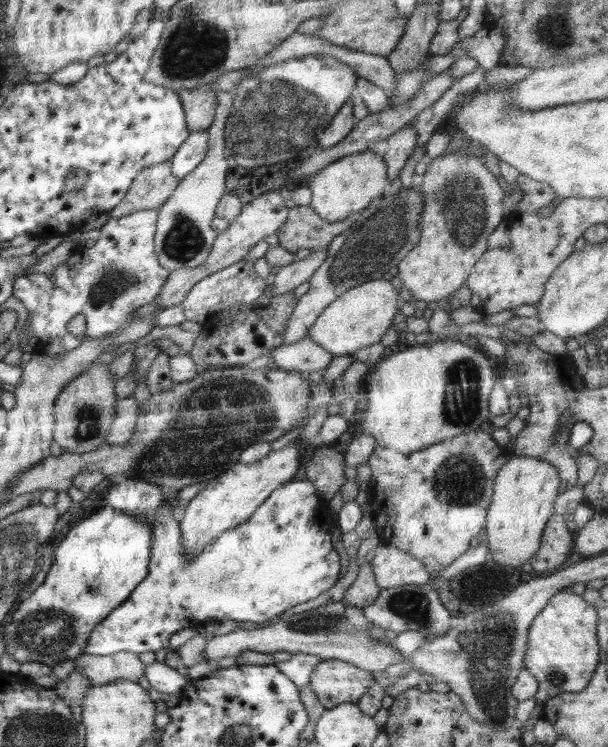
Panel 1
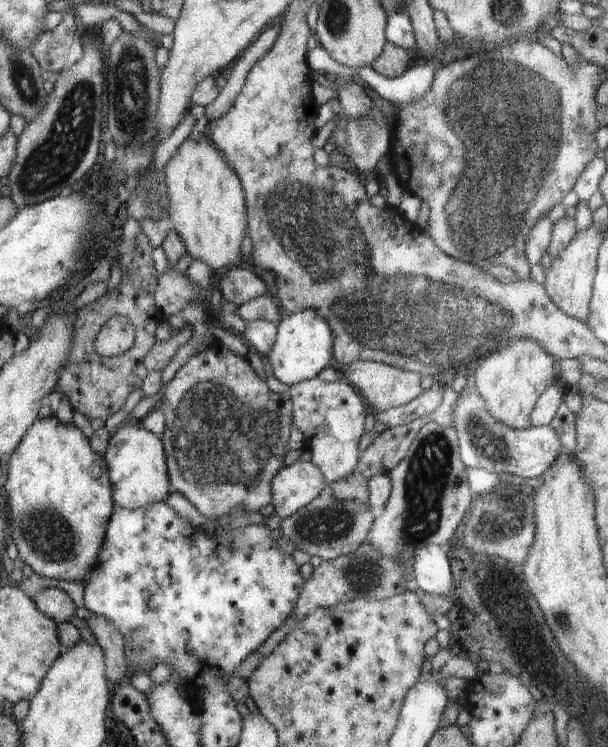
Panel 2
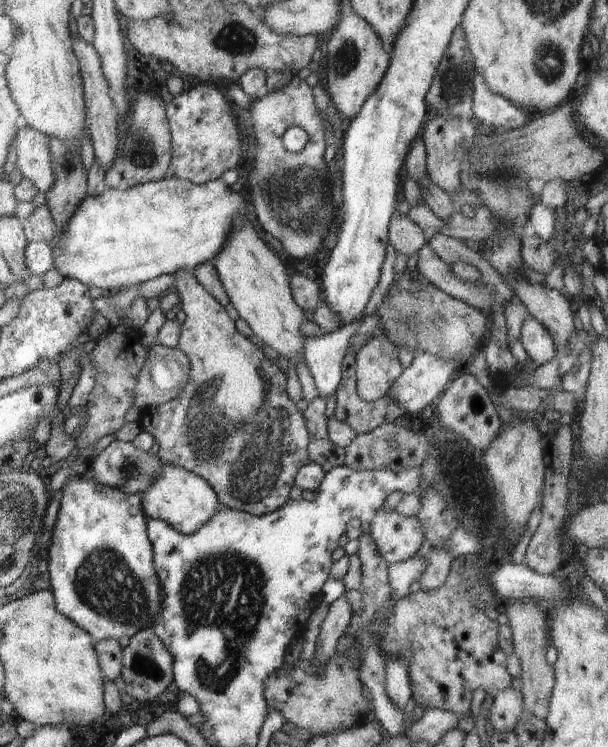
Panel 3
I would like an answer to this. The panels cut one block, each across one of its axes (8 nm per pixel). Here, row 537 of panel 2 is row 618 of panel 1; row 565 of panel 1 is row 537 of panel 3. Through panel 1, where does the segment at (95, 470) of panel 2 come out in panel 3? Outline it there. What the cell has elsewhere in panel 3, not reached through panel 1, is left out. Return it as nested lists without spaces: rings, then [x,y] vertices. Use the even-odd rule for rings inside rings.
[[[90,473],[69,478],[62,486],[48,555],[51,591],[59,612],[75,621],[95,643],[108,639],[119,641],[124,636],[131,638],[142,628],[152,629],[154,616],[158,616],[162,610],[162,588],[154,568],[147,519],[138,494],[126,494],[122,490],[104,486]]]

